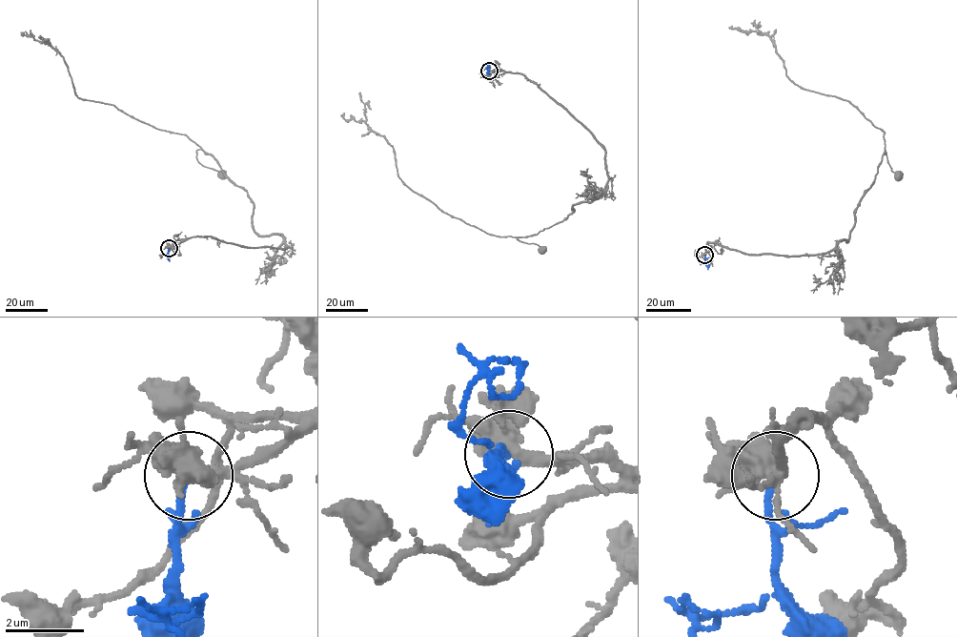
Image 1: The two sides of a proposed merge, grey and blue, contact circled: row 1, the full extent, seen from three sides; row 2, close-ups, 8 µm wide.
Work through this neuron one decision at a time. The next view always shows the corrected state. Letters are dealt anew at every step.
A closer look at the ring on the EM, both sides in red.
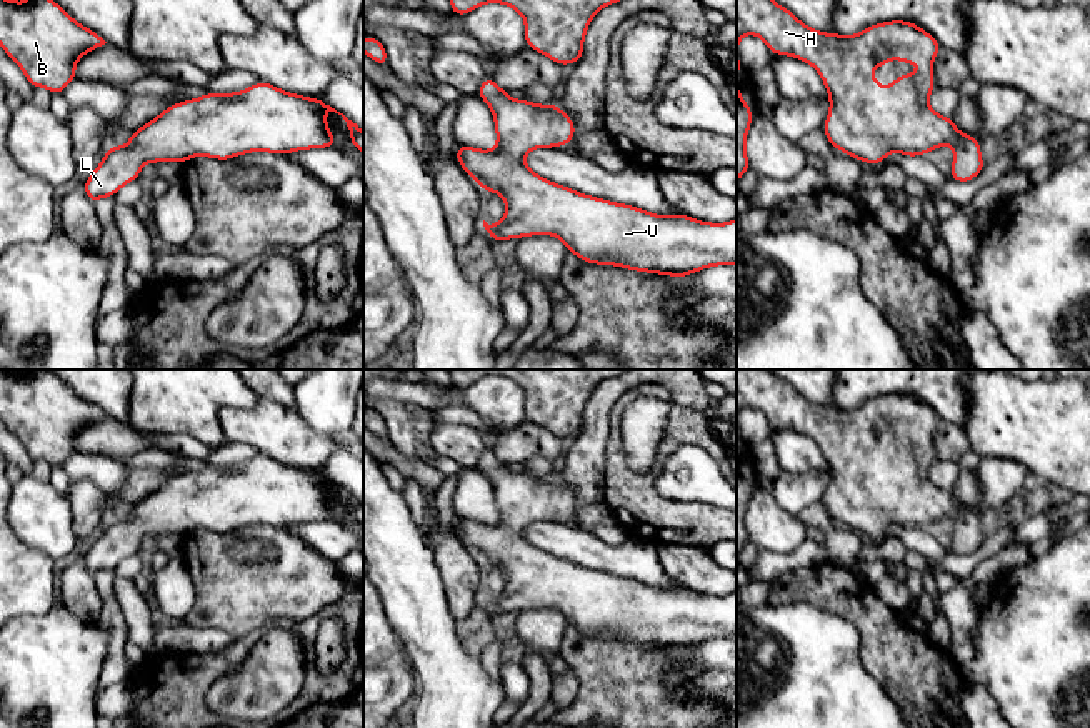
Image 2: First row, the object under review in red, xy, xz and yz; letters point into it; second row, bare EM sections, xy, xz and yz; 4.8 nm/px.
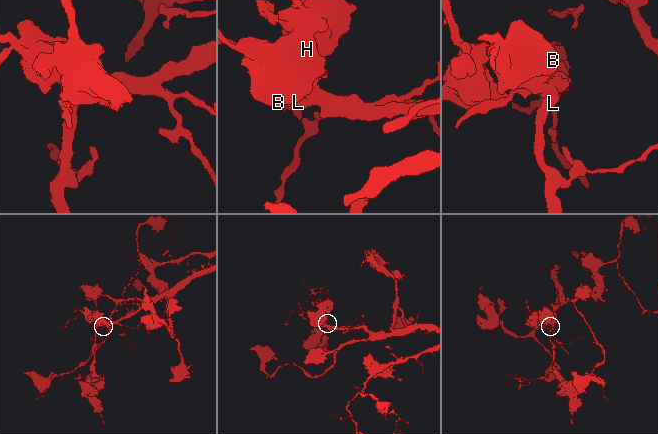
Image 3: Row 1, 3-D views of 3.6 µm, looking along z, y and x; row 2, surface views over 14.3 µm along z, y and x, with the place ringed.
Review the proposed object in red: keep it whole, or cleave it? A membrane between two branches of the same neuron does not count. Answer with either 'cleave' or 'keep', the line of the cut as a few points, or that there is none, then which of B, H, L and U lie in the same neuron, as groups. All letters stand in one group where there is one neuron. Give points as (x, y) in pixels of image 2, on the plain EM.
keep; no cut; B H L U

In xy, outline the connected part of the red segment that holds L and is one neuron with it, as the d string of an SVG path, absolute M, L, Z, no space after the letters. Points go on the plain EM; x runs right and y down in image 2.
M258 455L253 460L242 463L242 465L233 465L233 466L207 466L202 468L195 473L185 473L175 478L170 478L167 483L163 483L157 491L150 493L148 496L145 496L143 500L140 500L138 503L135 503L130 510L130 515L123 520L113 520L110 518L102 536L92 545L92 548L88 550L88 553L83 556L85 566L88 570L88 573L92 576L98 575L103 570L115 570L115 566L127 556L137 553L137 550L140 548L140 543L143 540L145 535L187 535L193 530L203 528L203 530L210 530L210 531L217 531L217 533L228 533L233 531L237 528L245 528L248 525L270 525L270 526L290 526L290 525L297 525L297 523L308 523L308 521L325 521L325 520L337 520L338 515L333 511L333 508L330 506L330 501L327 500L327 491L325 491L325 485L335 485L338 488L343 490L343 493L347 495L347 500L350 503L350 515L352 518L363 526L363 505L358 501L357 496L353 496L352 493L348 493L343 486L337 485L335 481L332 481L330 478L327 478L320 470L317 470L317 473L313 475L310 470L303 470L303 468L295 468L280 461L275 461L273 458L267 456L267 455Z

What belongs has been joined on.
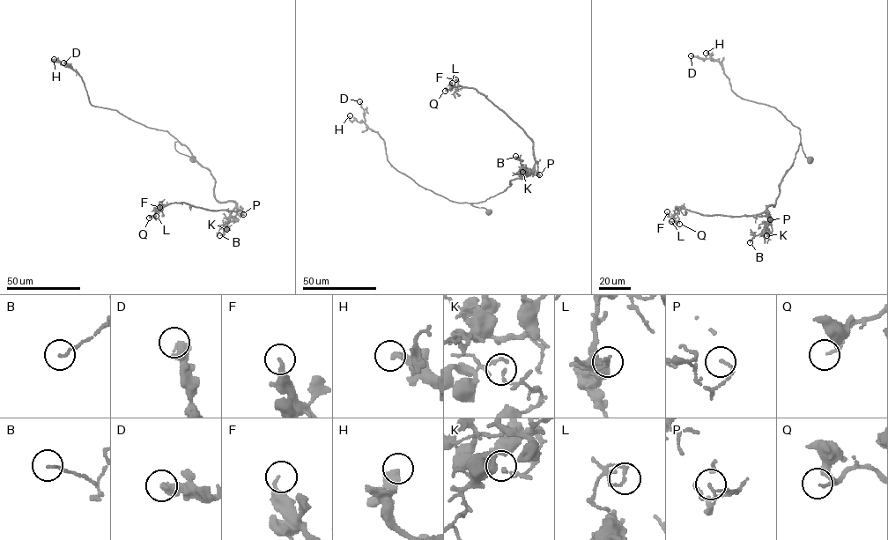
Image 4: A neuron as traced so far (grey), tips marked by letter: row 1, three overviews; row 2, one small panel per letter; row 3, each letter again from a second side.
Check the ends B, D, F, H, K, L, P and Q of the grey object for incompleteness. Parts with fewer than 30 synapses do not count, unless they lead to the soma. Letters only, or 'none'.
none

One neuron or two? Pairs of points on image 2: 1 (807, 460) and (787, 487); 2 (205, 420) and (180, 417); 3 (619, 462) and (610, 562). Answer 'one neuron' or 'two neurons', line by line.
1: two neurons
2: one neuron
3: two neurons

